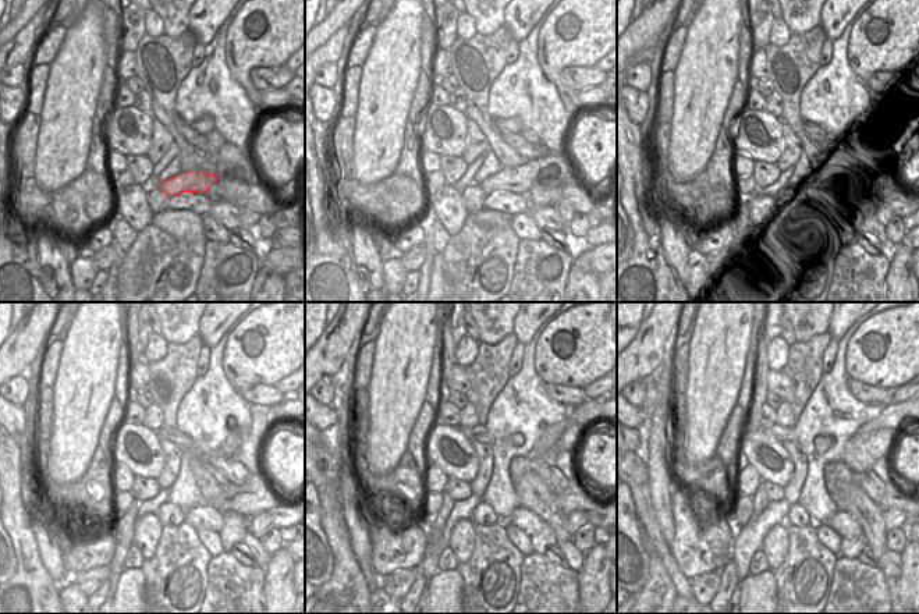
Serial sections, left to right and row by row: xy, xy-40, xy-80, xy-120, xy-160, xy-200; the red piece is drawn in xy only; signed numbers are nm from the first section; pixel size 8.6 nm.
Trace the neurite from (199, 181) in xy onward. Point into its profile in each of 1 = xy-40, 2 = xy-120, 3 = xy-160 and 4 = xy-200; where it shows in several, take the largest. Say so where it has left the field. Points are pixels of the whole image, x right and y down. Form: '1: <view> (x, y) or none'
1: xy-40 (520, 180)
2: xy-120 (255, 497)
3: xy-160 (575, 499)
4: xy-200 (893, 497)

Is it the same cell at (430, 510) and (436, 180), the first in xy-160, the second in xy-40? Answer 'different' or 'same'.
same

